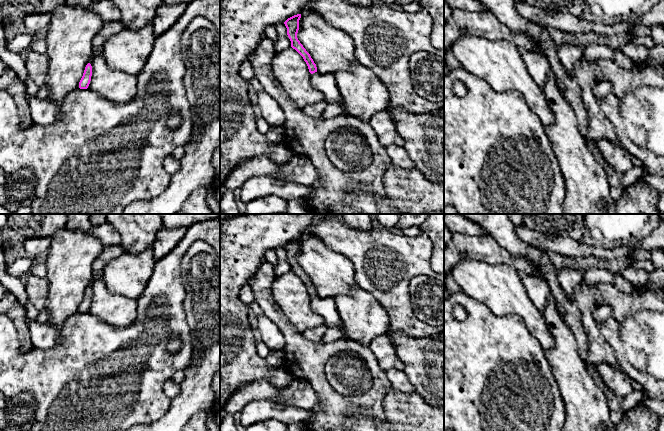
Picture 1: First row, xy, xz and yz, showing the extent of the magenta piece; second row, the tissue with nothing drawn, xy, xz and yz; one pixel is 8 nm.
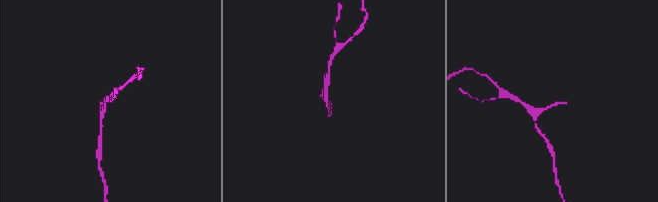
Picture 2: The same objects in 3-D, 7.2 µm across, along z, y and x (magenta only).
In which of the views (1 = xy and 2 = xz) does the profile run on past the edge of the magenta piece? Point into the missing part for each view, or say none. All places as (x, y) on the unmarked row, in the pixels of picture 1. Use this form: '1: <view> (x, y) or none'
1: none
2: xz (325, 307)

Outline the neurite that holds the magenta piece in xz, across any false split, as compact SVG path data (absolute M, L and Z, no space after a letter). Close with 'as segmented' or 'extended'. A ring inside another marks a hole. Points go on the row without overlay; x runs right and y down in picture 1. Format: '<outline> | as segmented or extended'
M297 238L288 242L284 246L287 252L287 259L291 265L291 271L295 273L306 286L309 296L311 297L310 307L312 311L322 317L325 325L327 325L328 327L339 328L340 331L343 333L344 331L341 318L338 313L334 299L318 297L316 288L297 262L300 242L301 238Z | extended

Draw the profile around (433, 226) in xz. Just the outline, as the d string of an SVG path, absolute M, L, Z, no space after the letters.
M428 214L419 227L433 242L432 269L435 273L444 273L444 214Z

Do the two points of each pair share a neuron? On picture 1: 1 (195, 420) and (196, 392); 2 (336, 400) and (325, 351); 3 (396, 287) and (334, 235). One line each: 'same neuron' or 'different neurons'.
1: different neurons
2: same neuron
3: same neuron

